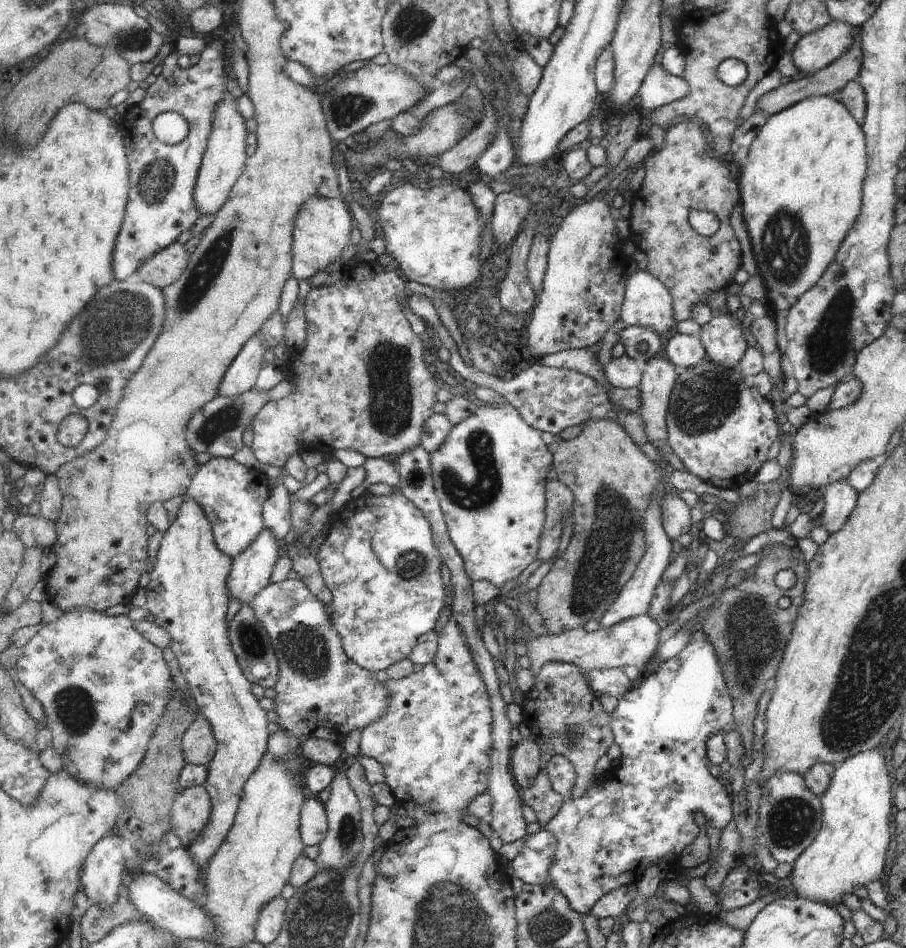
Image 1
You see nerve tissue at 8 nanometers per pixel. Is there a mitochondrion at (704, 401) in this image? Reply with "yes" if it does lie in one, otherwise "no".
yes

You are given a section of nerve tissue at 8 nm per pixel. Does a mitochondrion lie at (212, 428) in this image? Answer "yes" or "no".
yes

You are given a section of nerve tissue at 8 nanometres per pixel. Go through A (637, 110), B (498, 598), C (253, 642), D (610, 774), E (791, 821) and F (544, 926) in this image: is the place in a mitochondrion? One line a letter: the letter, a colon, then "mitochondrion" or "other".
A: other
B: other
C: mitochondrion
D: other
E: mitochondrion
F: mitochondrion

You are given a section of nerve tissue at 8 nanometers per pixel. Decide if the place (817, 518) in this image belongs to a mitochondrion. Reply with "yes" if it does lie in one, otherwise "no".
no

